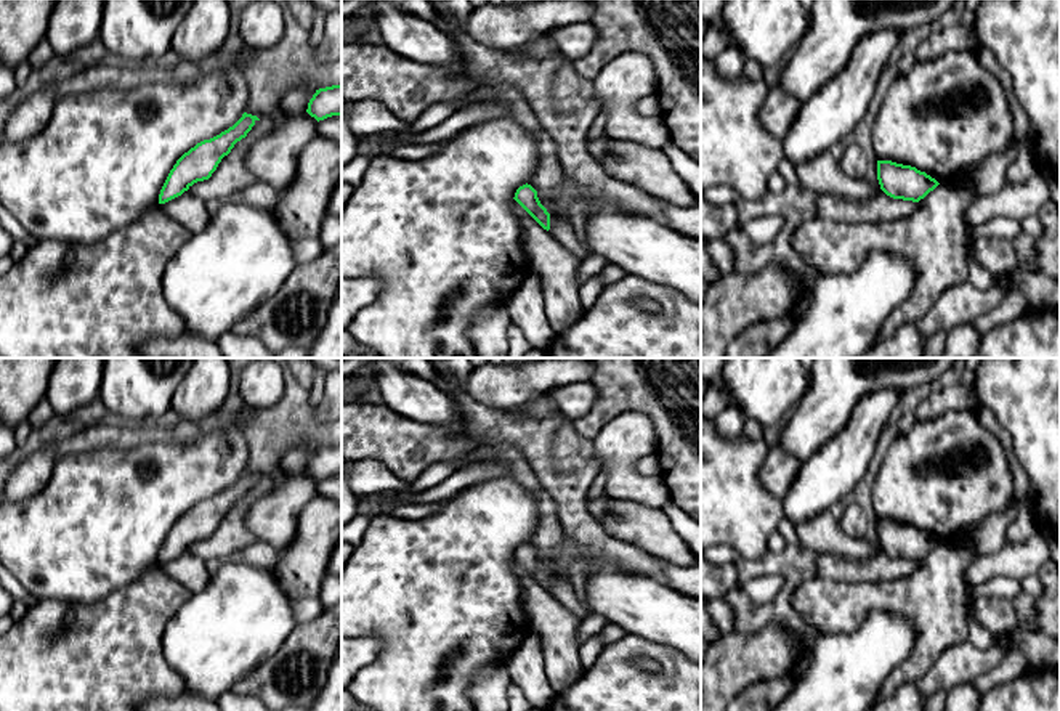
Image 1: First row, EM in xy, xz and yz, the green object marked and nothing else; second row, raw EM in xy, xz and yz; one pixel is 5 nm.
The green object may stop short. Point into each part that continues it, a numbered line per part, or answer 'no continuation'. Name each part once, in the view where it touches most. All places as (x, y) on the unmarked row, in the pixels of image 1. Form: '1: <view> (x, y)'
1: xz (546, 538)

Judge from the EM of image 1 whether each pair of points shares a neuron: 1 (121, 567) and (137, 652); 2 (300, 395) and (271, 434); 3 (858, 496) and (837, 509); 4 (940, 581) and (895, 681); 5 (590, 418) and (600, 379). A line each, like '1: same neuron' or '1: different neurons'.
1: different neurons
2: same neuron
3: same neuron
4: same neuron
5: same neuron

